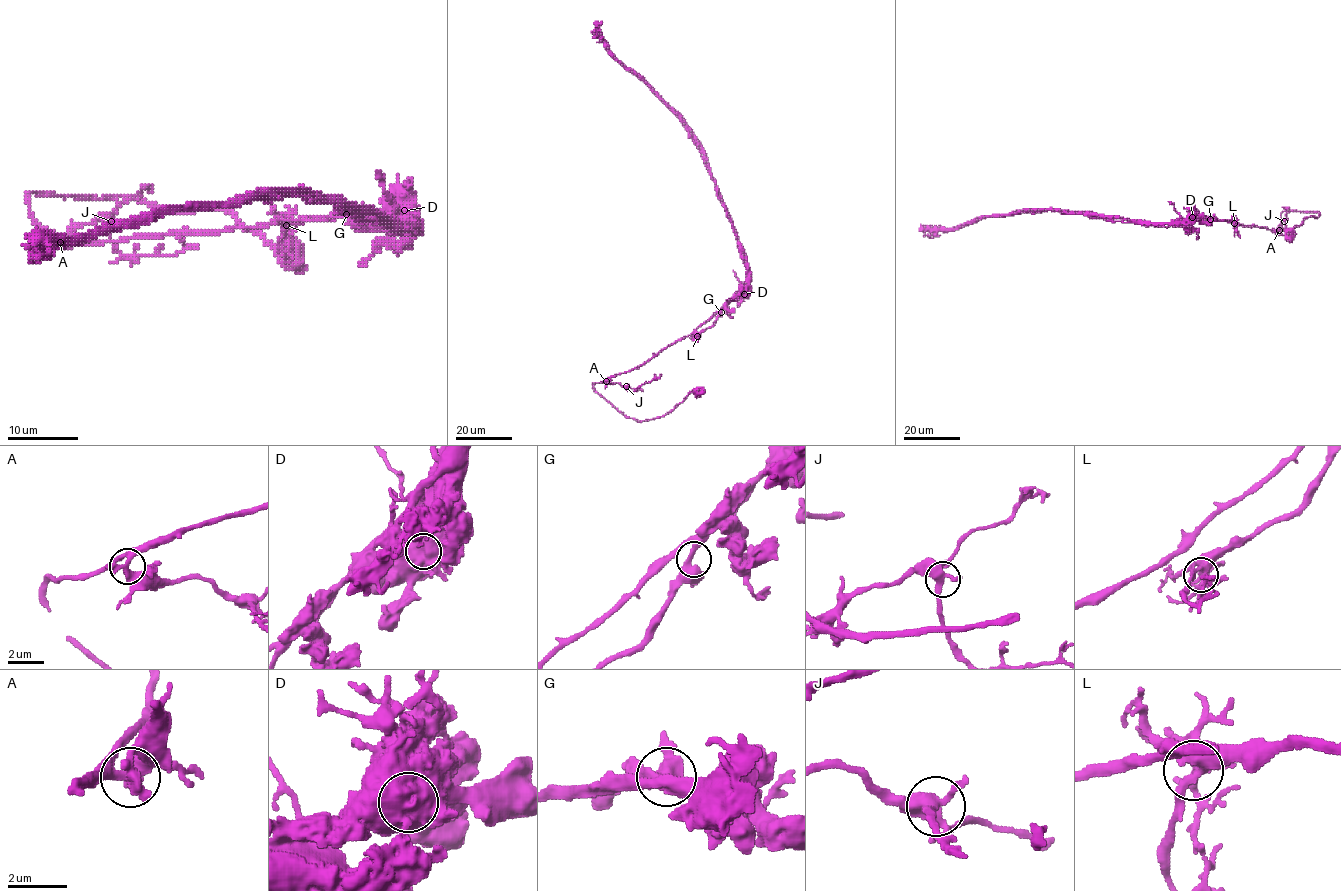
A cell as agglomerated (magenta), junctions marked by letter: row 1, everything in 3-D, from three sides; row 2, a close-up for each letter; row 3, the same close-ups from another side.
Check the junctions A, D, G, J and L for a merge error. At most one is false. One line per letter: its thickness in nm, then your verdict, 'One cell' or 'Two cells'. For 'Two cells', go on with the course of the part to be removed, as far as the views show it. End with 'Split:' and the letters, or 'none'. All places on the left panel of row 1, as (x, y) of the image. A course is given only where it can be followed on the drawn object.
A: Thickness 340 nm. One cell
D: Thickness 1500 nm. Two cells. Course of the part to remove: (404, 211), (69, 242), (42, 228), (28, 195), (135, 197), (162, 209), (225, 209), (286, 263), (306, 270)
G: Thickness 360 nm. One cell
J: Thickness 400 nm. One cell
L: Thickness 300 nm. One cell
Split: D

